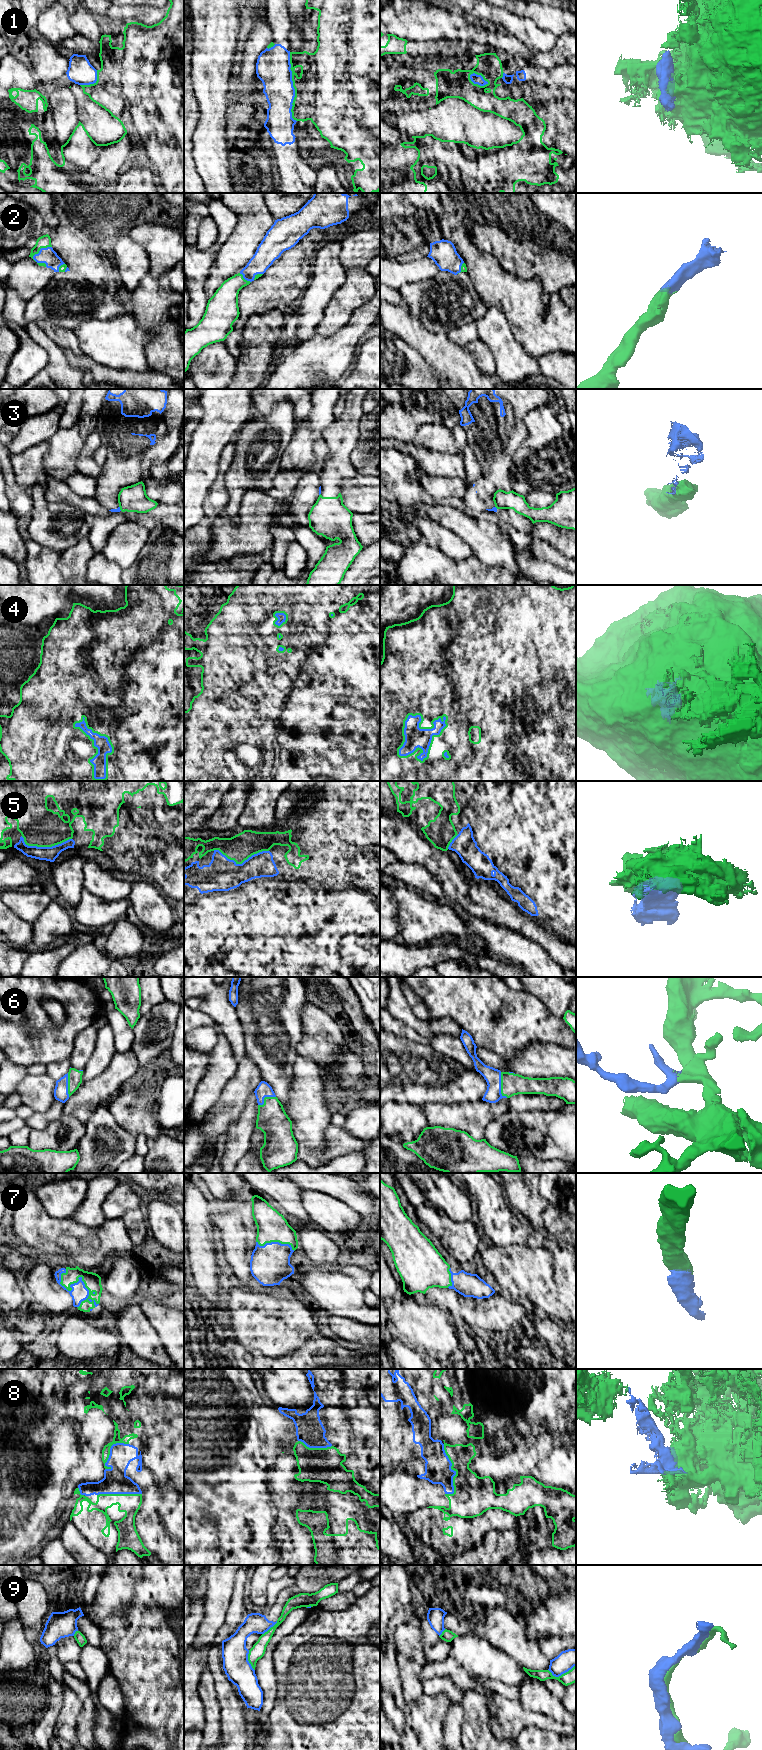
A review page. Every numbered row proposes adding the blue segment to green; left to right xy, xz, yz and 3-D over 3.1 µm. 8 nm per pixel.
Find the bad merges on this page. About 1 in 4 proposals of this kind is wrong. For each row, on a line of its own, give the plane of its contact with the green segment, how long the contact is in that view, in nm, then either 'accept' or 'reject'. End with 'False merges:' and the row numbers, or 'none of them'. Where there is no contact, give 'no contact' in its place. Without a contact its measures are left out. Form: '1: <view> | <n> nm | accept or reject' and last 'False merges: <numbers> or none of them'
1: xz | 550 nm | reject
2: xy | 190 nm | accept
3: xy | 40 nm | reject
4: yz | 500 nm | accept
5: xz | 440 nm | reject
6: yz | 220 nm | accept
7: xy | 400 nm | accept
8: yz | 420 nm | reject
9: xz | 180 nm | reject
False merges: 1, 3, 5, 8, 9

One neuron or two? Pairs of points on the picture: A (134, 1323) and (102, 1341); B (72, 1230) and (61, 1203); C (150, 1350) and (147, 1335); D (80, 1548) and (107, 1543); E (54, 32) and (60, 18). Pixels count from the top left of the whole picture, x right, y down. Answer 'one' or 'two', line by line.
A: two
B: two
C: one
D: two
E: one

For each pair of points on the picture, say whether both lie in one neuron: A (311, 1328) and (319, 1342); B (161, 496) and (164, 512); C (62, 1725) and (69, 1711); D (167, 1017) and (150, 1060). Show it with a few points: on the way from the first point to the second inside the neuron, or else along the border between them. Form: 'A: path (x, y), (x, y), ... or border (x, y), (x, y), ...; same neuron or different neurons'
A: border (317, 1332), (312, 1334), (296, 1349); different neurons
B: border (158, 503), (173, 505); different neurons
C: path (65, 1722), (69, 1714); same neuron
D: path (163, 1028), (163, 1040), (154, 1049); same neuron

